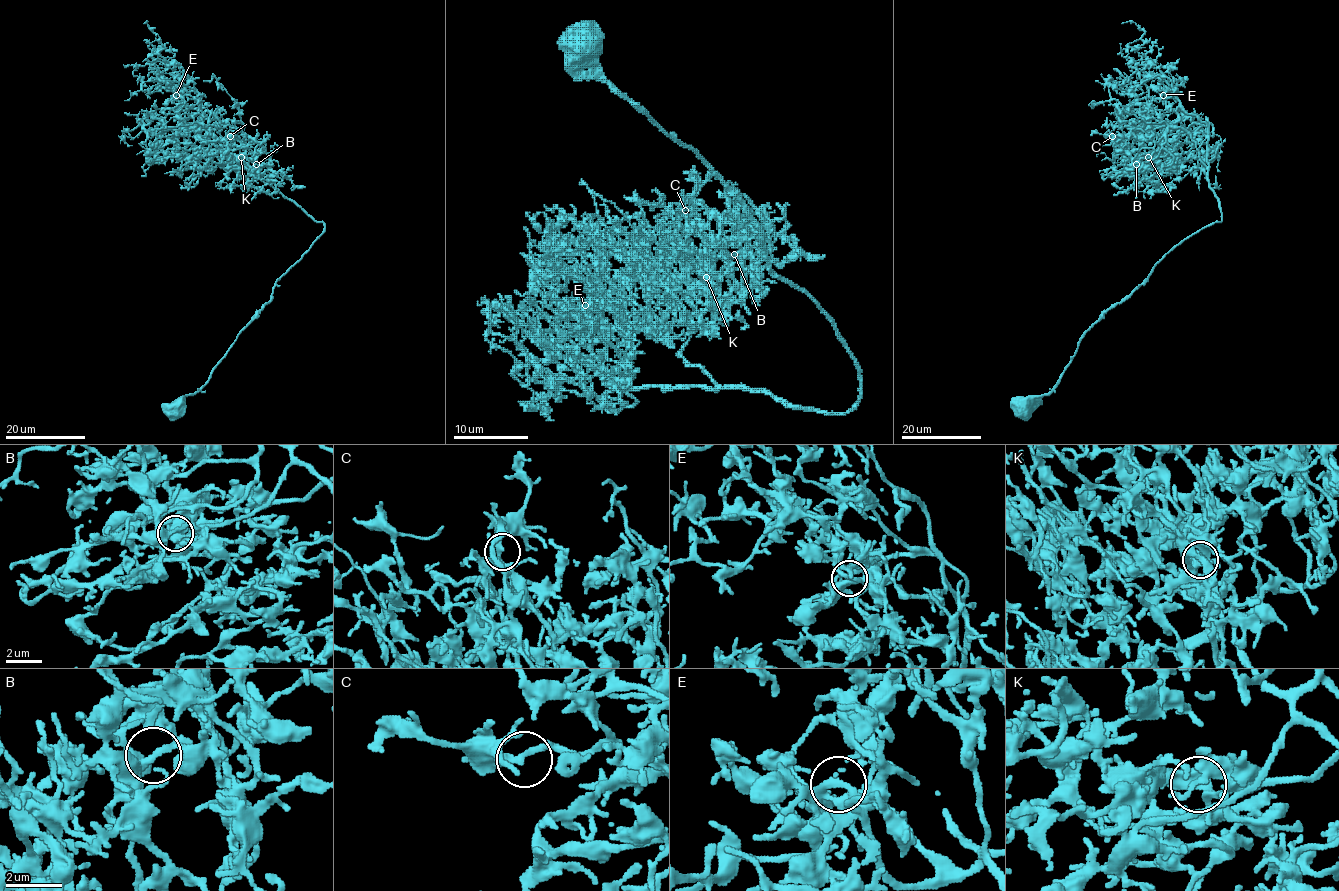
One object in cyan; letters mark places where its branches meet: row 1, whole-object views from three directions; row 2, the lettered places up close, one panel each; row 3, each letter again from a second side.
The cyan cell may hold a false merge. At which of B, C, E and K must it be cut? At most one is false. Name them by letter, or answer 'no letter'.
no letter

